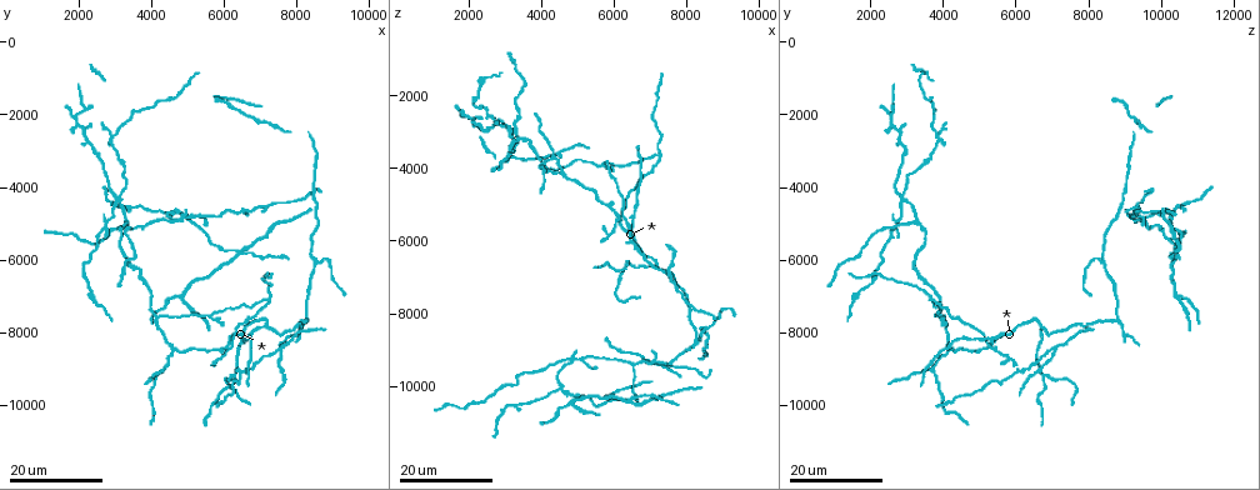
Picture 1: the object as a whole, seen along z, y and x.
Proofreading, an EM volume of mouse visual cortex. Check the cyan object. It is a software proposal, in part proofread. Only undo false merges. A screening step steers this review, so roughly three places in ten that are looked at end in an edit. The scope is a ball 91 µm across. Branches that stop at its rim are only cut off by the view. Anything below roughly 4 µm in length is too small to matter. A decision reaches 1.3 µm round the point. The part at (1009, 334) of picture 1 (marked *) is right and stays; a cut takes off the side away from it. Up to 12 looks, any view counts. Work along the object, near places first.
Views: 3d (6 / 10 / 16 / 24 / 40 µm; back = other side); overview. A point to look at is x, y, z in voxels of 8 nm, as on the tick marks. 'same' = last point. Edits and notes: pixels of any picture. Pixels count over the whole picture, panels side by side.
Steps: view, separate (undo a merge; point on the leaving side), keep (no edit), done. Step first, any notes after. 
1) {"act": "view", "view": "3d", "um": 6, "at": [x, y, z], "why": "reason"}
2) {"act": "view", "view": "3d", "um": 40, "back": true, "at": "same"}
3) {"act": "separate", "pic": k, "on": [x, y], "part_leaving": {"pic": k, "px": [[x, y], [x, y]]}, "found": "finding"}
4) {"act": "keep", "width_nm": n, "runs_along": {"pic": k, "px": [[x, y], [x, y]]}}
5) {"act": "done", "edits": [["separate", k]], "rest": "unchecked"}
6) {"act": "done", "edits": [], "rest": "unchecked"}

{"act": "view", "view": "3d", "um": 16, "at": [8700, 6100, 8400], "why": "branch point"}

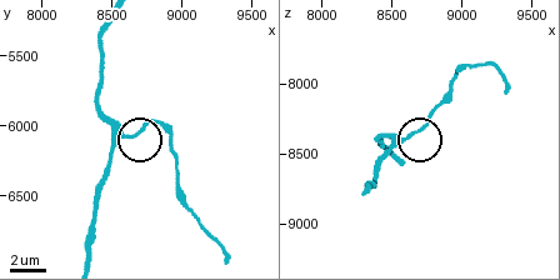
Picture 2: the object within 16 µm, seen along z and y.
{"act": "view", "view": "3d", "um": 6, "at": [8600, 6080, 8380]}

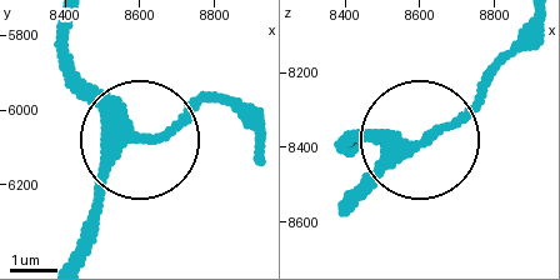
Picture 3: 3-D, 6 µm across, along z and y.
{"act": "keep", "arms": 3, "runs_along": {"pic": 3, "px": [[70, 250], [110, 166], [214, 95]]}, "found": "continuous, no second neuron"}

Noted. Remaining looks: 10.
{"act": "view", "view": "3d", "um": 16, "at": [8100, 7900, 7700], "why": "three-way junction"}

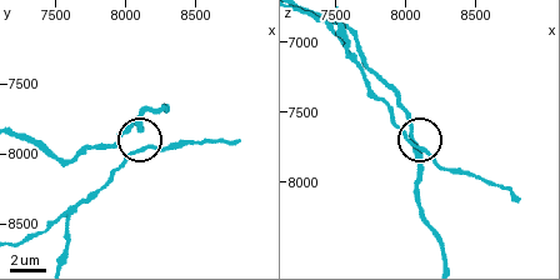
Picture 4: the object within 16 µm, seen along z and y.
{"act": "view", "view": "3d", "um": 10, "at": [8100, 7980, 7740]}

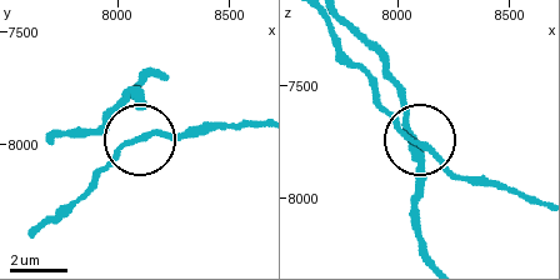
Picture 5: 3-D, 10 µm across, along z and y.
{"act": "keep", "arms": 3, "found": "one neuron here"}

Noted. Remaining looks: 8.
{"act": "view", "view": "3d", "um": 24, "at": [7500, 8500, 7100], "why": "side arm on a straight run"}

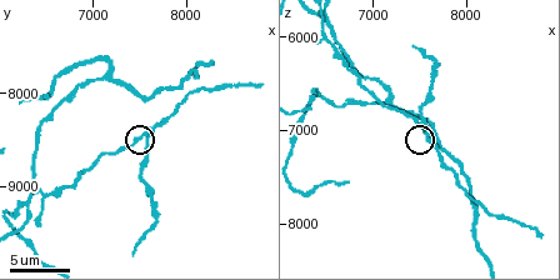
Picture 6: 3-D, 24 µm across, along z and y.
{"act": "view", "view": "3d", "um": 10, "at": "same", "why": "closer look"}

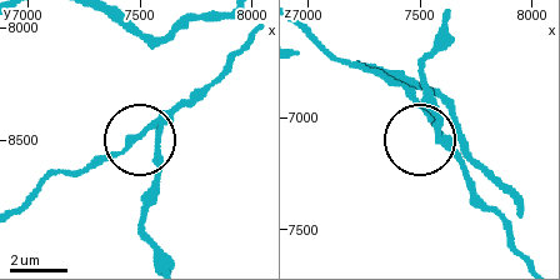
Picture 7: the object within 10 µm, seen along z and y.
{"act": "view", "view": "3d", "um": 10, "back": true, "at": [7590, 8470, 7080]}

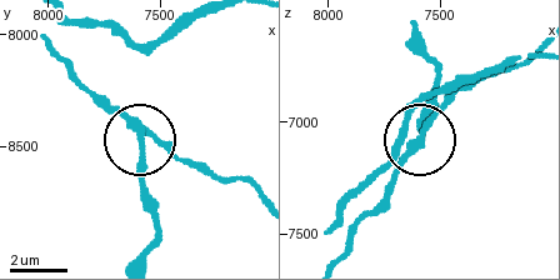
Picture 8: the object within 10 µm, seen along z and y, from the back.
{"act": "keep", "runs_along": {"pic": 8, "px": [[45, 43], [136, 136], [139, 199]]}, "found": "one neuron here"}

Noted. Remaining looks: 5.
{"act": "view", "view": "3d", "um": 16, "at": [7200, 7100, 3700], "why": "arms part here"}

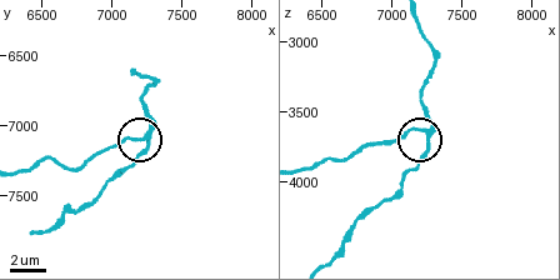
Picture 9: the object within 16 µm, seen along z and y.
{"act": "view", "view": "3d", "um": 6, "at": [7260, 7060, 3640]}

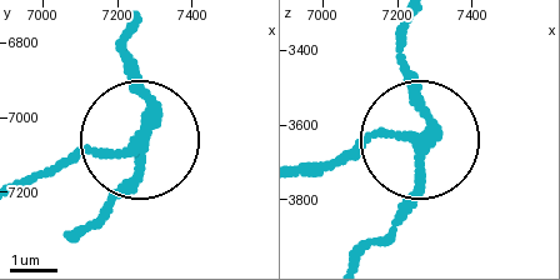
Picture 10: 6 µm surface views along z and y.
{"act": "separate", "pic": 10, "on": [130, 180], "part_leaving": {"pic": 10, "px": [[145, 135], [140, 171], [85, 230]]}, "found": "two neurons meet here"}

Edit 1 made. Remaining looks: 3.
{"act": "view", "view": "overview"}

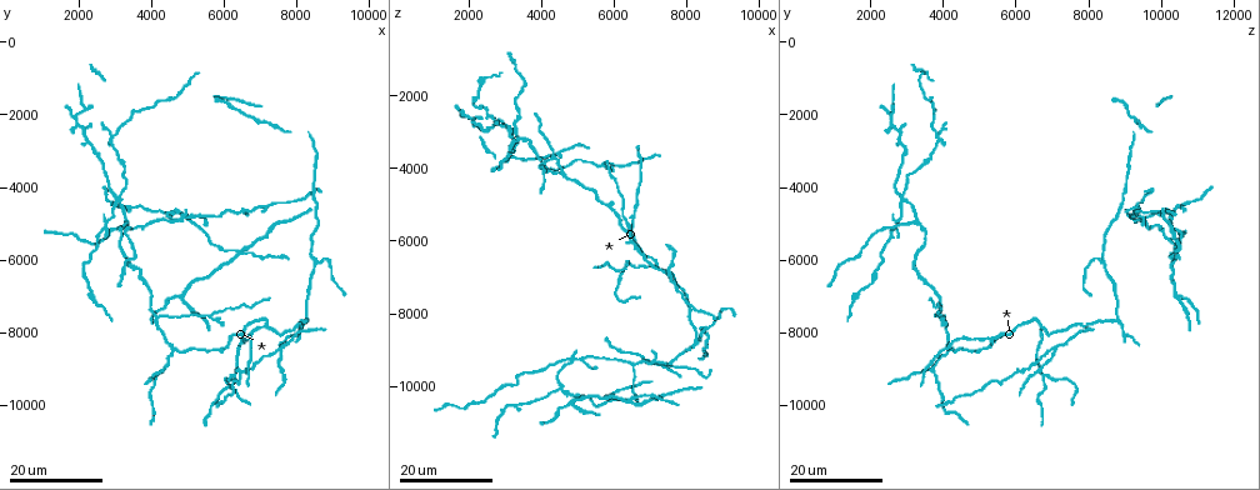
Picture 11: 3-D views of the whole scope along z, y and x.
{"act": "view", "view": "3d", "um": 16, "at": [3800, 6700, 3700]}

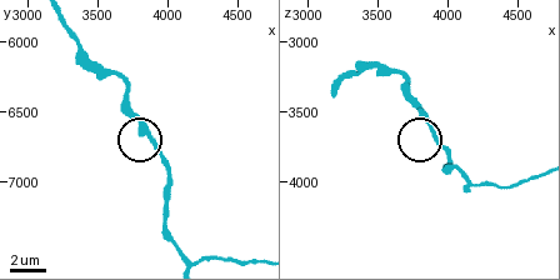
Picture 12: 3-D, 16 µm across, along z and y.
{"act": "view", "view": "3d", "um": 10, "at": [3880, 6680, 3600]}

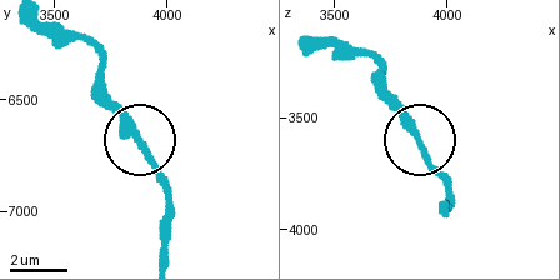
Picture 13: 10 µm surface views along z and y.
{"act": "keep", "runs_along": {"pic": 13, "px": [[161, 258], [166, 186], [133, 129], [93, 88]]}, "found": "continuous, no second neuron"}

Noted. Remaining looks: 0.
{"act": "done", "edits": [["separate", 10]], "rest": "unchecked"}

